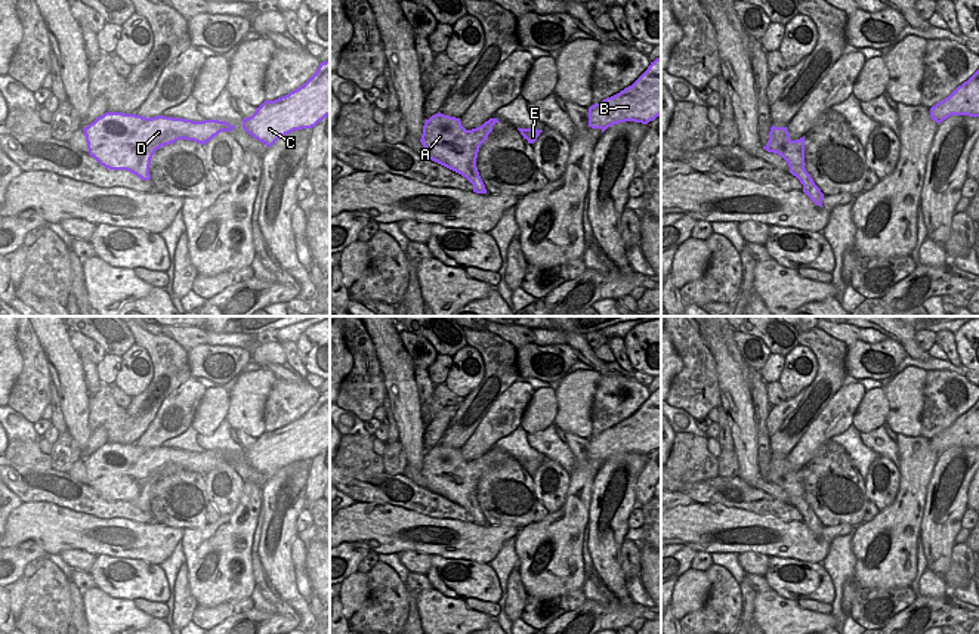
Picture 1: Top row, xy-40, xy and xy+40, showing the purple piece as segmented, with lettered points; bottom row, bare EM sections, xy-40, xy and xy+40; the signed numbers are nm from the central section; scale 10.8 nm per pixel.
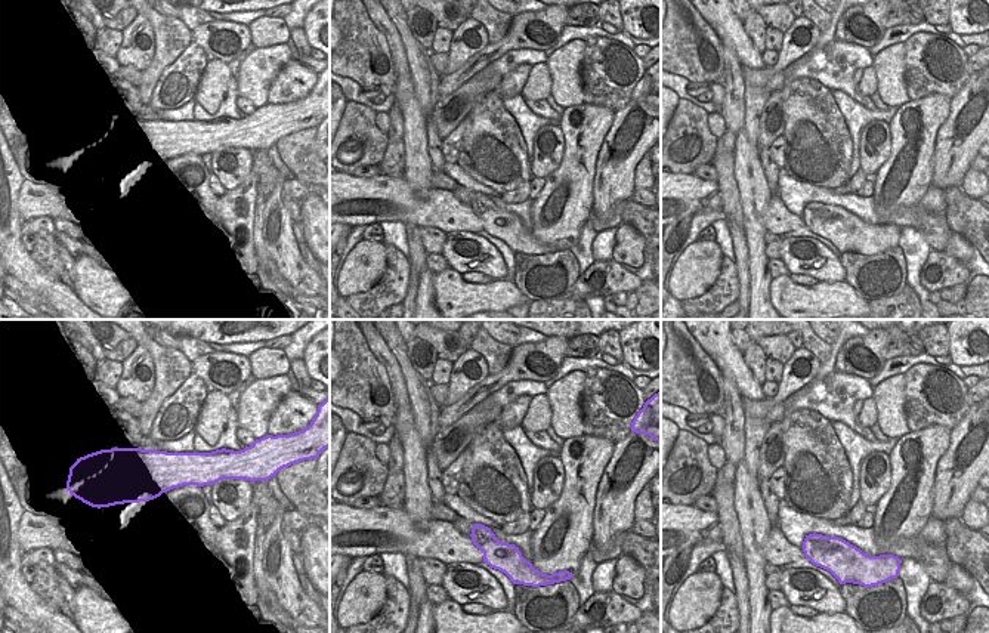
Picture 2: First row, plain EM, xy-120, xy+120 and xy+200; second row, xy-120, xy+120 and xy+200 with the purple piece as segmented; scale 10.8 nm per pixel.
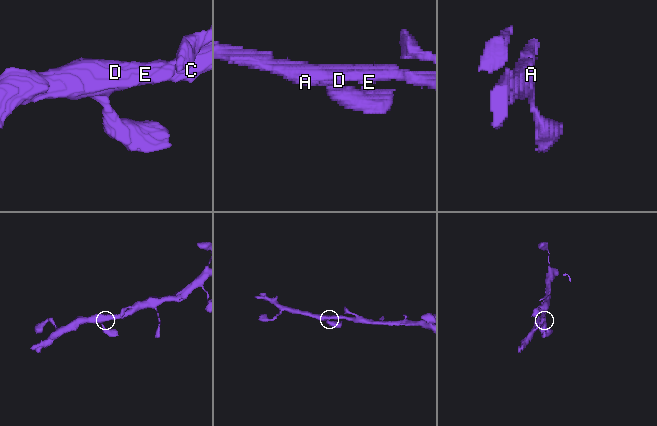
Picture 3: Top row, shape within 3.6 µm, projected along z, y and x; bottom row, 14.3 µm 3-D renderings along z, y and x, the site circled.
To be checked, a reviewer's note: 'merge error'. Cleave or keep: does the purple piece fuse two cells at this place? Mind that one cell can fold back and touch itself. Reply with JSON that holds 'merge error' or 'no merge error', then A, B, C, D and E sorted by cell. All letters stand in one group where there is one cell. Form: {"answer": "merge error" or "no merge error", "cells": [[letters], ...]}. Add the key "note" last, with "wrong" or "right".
{"answer": "no merge error", "cells": [["A", "B", "C", "D", "E"]], "note": "wrong"}

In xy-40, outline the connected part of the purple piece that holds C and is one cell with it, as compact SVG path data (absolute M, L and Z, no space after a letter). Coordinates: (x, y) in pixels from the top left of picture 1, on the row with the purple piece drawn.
M330 59L299 89L275 100L265 100L256 112L243 118L243 129L272 146L280 137L312 129L330 115Z

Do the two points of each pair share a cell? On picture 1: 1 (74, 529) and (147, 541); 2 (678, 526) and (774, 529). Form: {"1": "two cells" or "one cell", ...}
{"1": "one cell", "2": "one cell"}

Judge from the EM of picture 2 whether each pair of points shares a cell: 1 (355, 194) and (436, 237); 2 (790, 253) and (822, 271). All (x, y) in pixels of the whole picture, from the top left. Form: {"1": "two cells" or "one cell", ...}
{"1": "two cells", "2": "one cell"}

